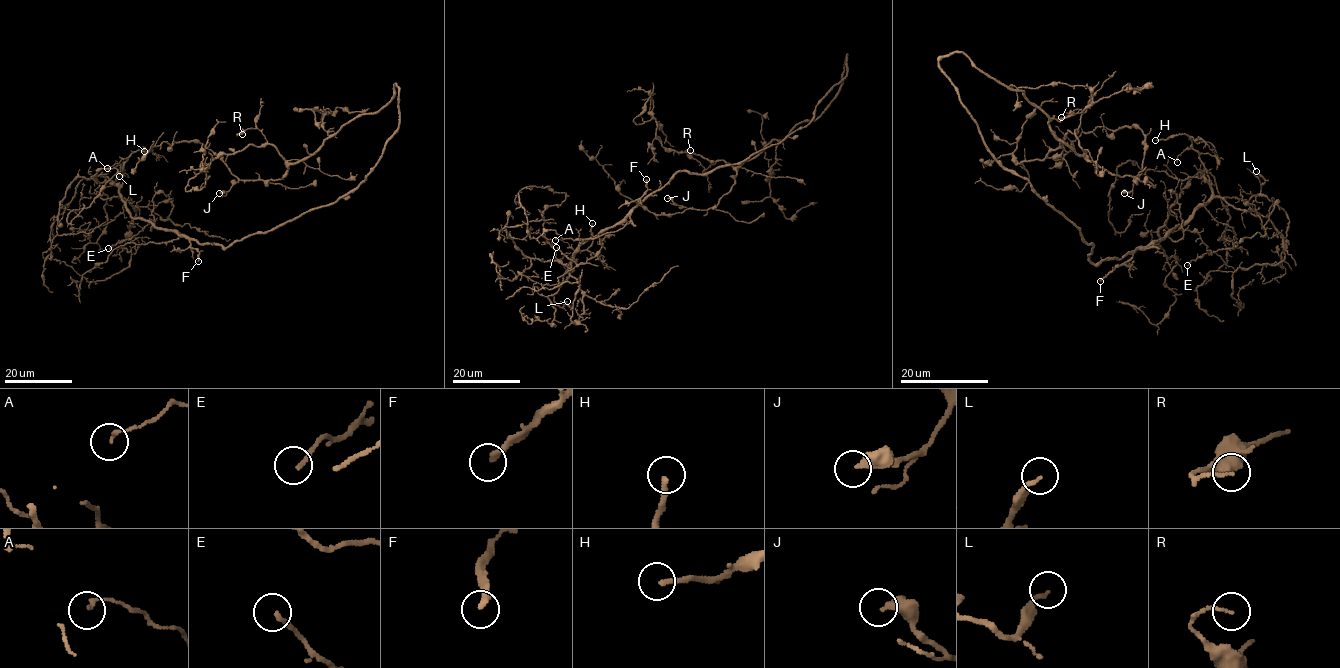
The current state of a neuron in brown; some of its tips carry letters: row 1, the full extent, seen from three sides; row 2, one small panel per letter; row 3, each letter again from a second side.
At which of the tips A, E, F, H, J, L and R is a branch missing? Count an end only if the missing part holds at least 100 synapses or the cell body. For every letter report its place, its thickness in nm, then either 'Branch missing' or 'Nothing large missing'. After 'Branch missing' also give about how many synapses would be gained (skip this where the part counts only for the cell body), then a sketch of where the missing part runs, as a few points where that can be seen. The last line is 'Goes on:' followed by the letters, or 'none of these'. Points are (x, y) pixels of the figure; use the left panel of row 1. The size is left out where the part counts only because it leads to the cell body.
A: Place: (107, 168). Thickness 140 nm. Nothing large missing
E: Place: (108, 248). Thickness 170 nm. Nothing large missing
F: Place: (198, 261). Thickness 240 nm. Branch missing
H: Place: (144, 151). Thickness 200 nm. Nothing large missing
J: Place: (219, 193). Thickness 360 nm. Nothing large missing
L: Place: (119, 176). Thickness 130 nm. Nothing large missing
R: Place: (242, 134). Thickness 110 nm. Nothing large missing
Goes on: F

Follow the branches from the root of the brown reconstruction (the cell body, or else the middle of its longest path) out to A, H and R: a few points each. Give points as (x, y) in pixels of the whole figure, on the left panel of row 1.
A: (363, 180), (330, 204), (222, 248), (199, 244), (135, 219), (119, 196), (127, 157), (107, 168)
H: (363, 180), (330, 204), (222, 248), (131, 215), (119, 196), (122, 168), (133, 152), (144, 151)
R: (363, 180), (398, 127), (395, 83), (385, 105), (354, 117), (301, 161), (288, 163), (257, 128), (242, 134)

